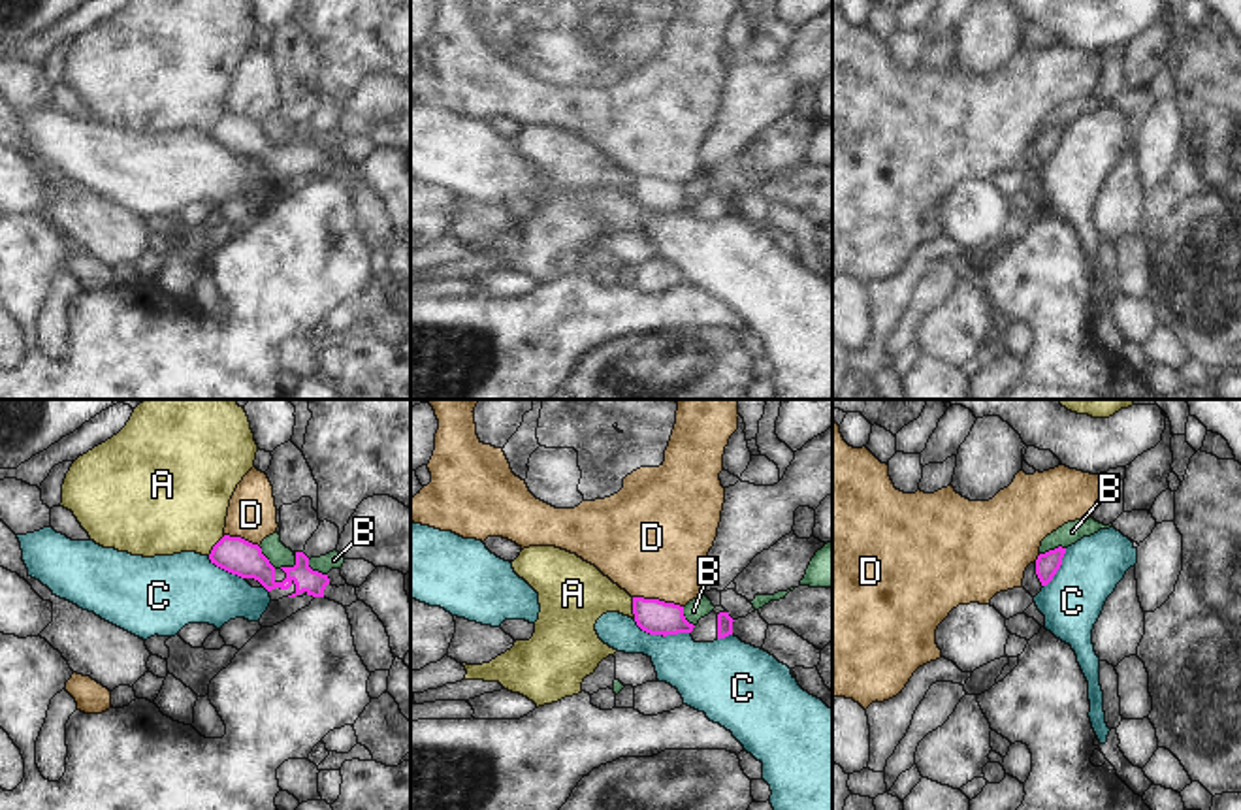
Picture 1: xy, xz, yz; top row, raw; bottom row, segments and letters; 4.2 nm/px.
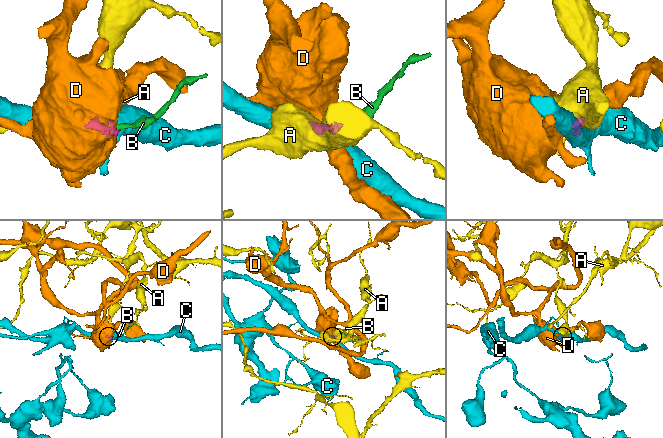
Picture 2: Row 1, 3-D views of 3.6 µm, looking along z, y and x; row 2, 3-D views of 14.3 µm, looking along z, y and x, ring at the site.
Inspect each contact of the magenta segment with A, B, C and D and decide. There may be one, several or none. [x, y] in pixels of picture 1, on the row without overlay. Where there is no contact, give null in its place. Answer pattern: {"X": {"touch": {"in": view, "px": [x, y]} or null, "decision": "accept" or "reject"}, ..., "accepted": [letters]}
{"A": {"touch": {"in": "xz", "px": [633, 187]}, "decision": "reject"}, "B": {"touch": {"in": "yz", "px": [1051, 129]}, "decision": "reject"}, "C": {"touch": {"in": "xz", "px": [661, 211]}, "decision": "reject"}, "D": {"touch": {"in": "xz", "px": [658, 178]}, "decision": "reject"}, "accepted": []}

